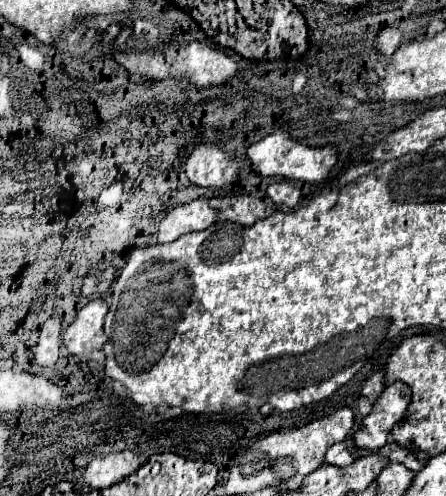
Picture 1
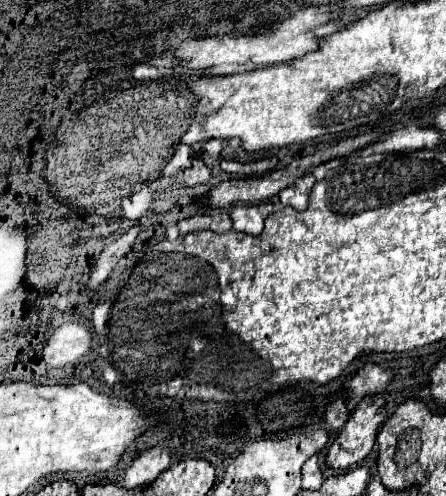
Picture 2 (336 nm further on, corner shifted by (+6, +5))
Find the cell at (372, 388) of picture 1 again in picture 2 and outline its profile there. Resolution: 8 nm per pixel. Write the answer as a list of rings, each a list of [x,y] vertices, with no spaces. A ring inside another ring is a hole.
[[[340,398],[340,400],[336,400],[336,402],[326,410],[324,420],[326,420],[326,424],[328,424],[328,426],[332,426],[334,430],[340,430],[340,428],[346,424],[346,420],[348,420],[346,402],[344,402],[342,398]]]

